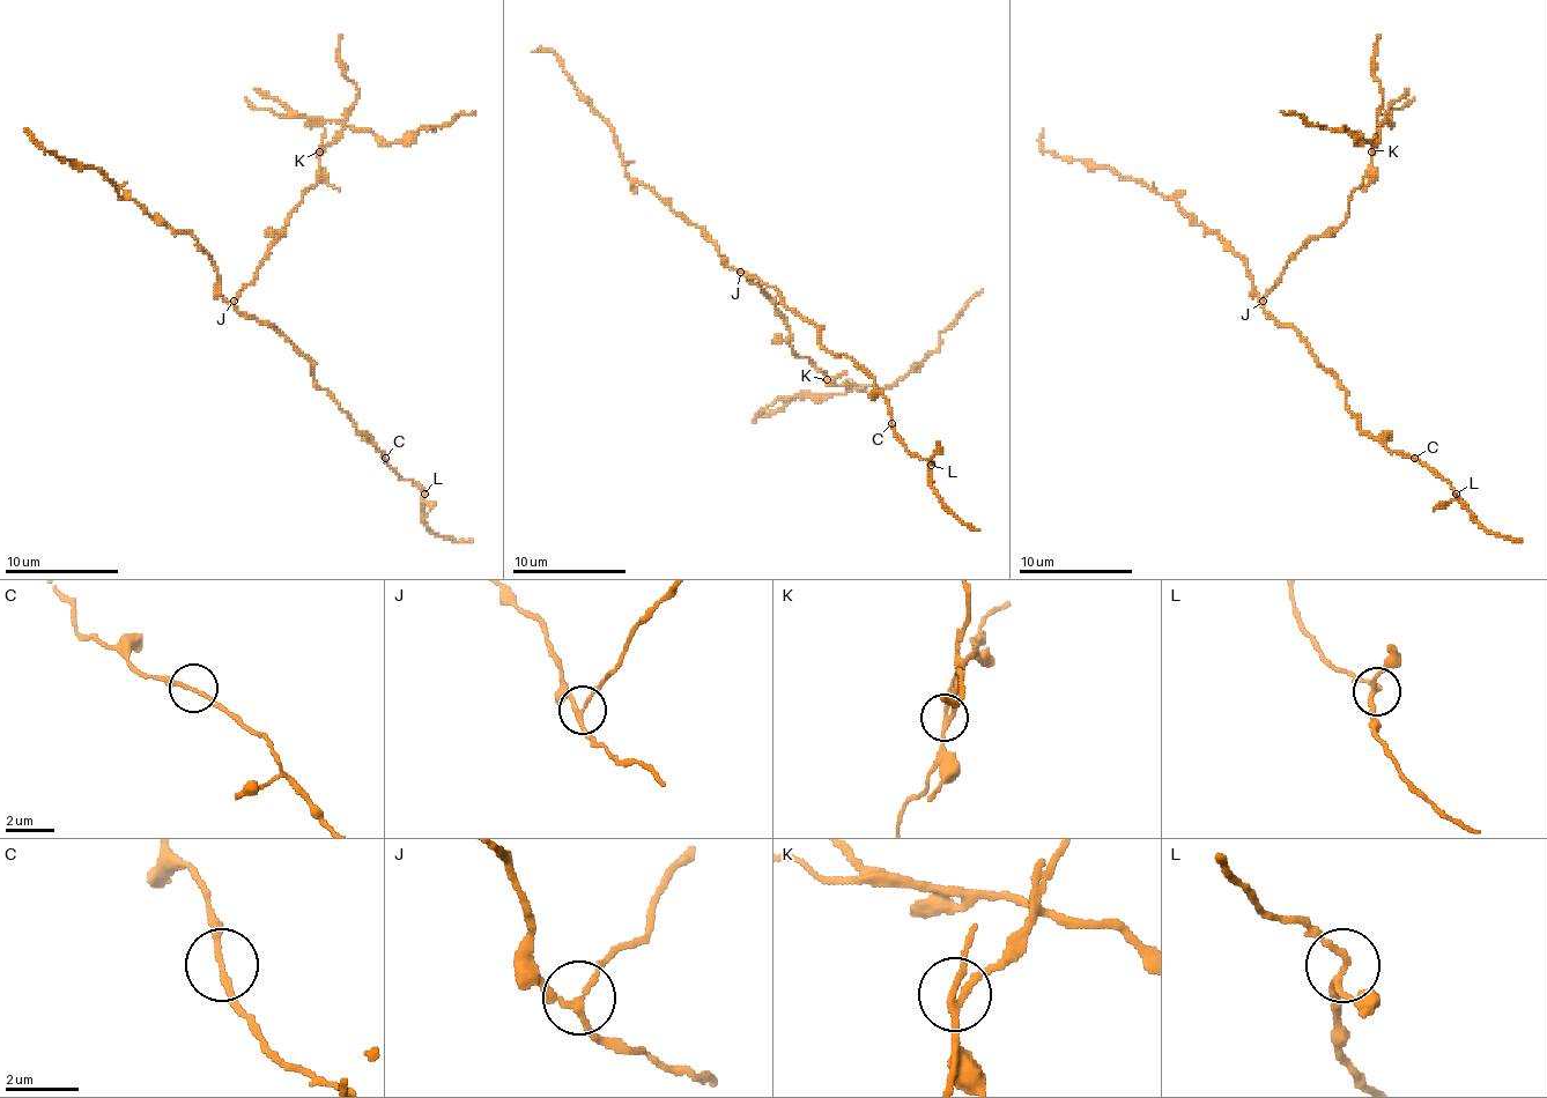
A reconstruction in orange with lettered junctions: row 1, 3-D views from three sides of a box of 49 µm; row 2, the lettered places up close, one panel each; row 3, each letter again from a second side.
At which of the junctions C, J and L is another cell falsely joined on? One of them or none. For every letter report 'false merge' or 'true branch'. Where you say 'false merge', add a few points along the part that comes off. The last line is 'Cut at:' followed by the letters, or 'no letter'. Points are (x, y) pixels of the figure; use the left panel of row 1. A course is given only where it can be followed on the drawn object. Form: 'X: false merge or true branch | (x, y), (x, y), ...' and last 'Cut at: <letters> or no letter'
C: true branch
J: false merge | (235, 302), (282, 236), (302, 193), (317, 183), (319, 154), (347, 126), (401, 142), (421, 128), (475, 111)
L: true branch
Cut at: J

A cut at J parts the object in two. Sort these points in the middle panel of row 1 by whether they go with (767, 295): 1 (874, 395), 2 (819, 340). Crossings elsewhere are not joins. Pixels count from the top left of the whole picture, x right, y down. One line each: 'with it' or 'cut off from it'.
1: cut off from it
2: cut off from it

